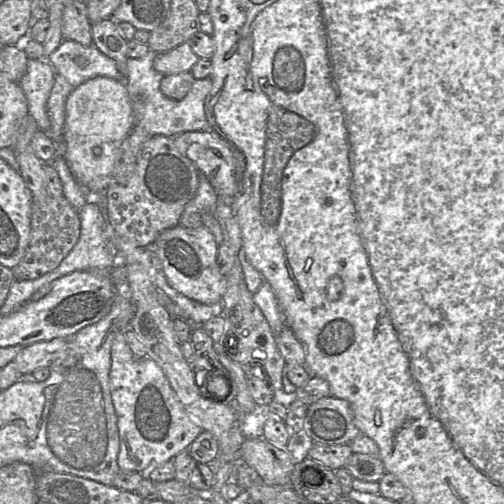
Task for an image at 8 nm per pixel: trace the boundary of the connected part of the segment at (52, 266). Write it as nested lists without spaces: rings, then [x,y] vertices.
[[[47,196],[45,200],[33,197],[30,241],[22,260],[12,271],[16,280],[34,280],[55,270],[70,253],[80,237],[79,210],[63,197]]]

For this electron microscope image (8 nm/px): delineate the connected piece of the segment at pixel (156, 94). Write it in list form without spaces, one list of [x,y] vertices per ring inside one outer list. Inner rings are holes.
[[[150,50],[143,57],[140,57],[140,58],[130,58],[130,57],[128,57],[127,61],[126,61],[126,67],[127,67],[126,87],[127,87],[127,91],[128,91],[131,103],[132,103],[134,115],[135,115],[134,128],[138,126],[139,128],[142,128],[145,132],[147,132],[151,135],[162,134],[162,135],[165,135],[165,136],[173,136],[173,135],[183,133],[183,132],[188,132],[188,131],[210,130],[209,123],[208,123],[208,120],[207,120],[207,117],[206,117],[206,114],[205,114],[205,100],[206,100],[209,92],[212,89],[212,80],[211,80],[211,78],[195,79],[193,84],[192,84],[191,89],[189,90],[188,94],[184,98],[182,98],[181,100],[170,99],[162,93],[161,88],[160,88],[160,83],[161,83],[161,80],[162,80],[164,75],[162,73],[158,72],[157,70],[155,70],[154,67],[153,67],[153,61],[154,61],[154,58],[155,58],[157,53],[162,53],[162,52],[154,52],[154,51]]]

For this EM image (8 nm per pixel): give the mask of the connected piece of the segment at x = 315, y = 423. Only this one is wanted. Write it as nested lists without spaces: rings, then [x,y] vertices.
[[[332,395],[308,405],[305,429],[313,444],[349,445],[360,430],[350,404]]]

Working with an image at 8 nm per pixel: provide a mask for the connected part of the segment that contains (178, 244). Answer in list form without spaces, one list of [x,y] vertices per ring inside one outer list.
[[[176,225],[164,230],[153,244],[169,284],[187,298],[202,304],[222,302],[227,290],[227,277],[221,274],[217,264],[219,245],[211,231],[201,225],[190,229]]]

